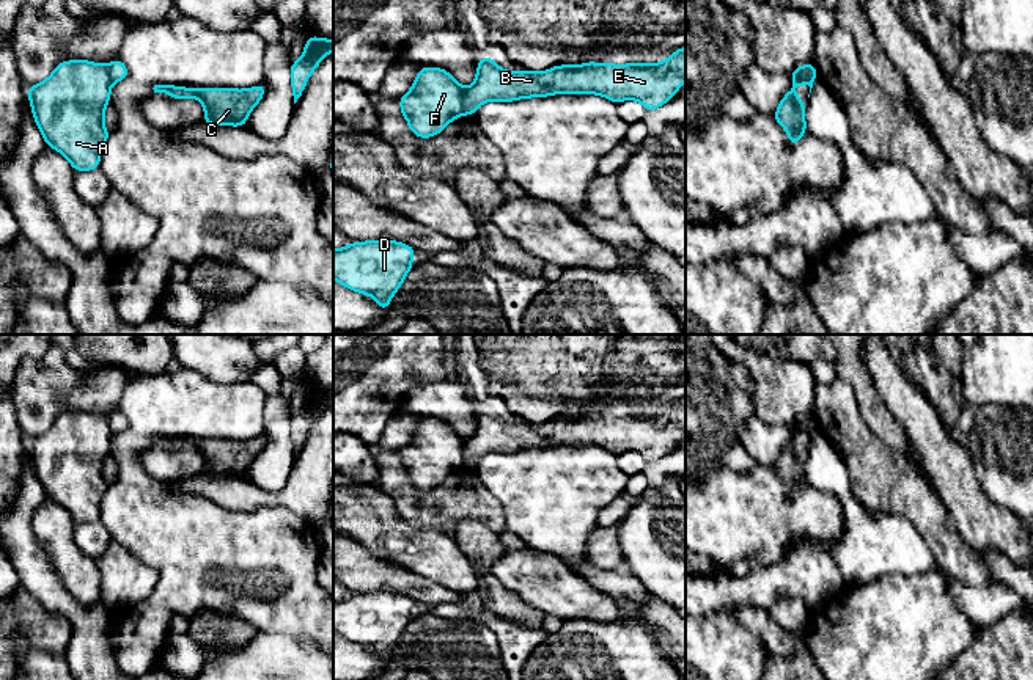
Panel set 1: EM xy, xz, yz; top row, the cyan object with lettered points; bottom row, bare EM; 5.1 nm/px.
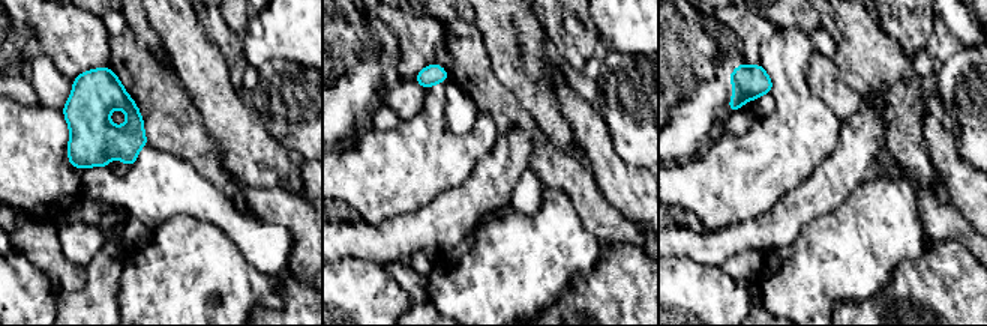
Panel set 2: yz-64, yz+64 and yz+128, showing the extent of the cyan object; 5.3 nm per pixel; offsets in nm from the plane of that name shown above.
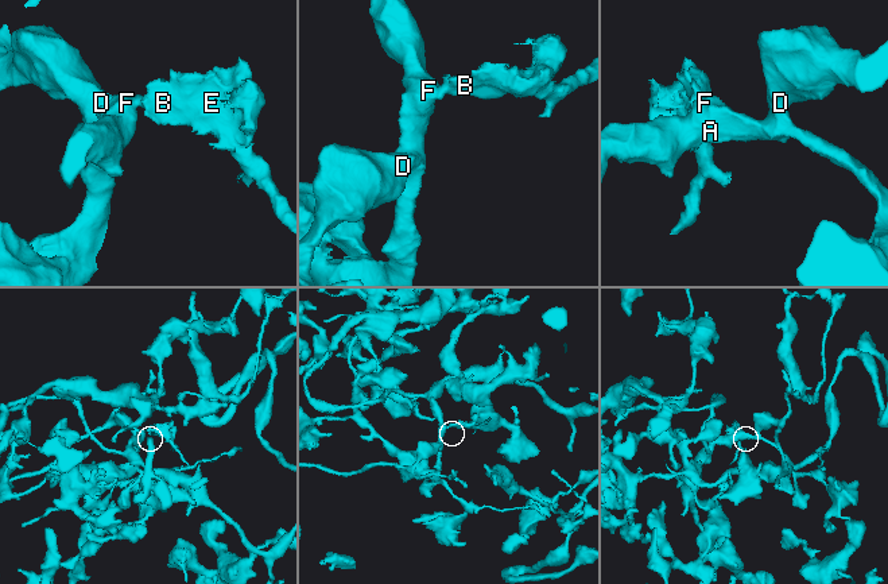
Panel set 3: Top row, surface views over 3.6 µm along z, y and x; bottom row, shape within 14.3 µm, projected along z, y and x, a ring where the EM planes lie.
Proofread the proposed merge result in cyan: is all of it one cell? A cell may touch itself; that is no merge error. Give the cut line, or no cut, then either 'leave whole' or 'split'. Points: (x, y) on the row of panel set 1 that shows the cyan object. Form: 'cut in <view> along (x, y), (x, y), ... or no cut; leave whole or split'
cut in xz along (464, 88), (463, 112); split

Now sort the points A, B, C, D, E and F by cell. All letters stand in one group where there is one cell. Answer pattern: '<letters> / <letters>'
A D F / B C E

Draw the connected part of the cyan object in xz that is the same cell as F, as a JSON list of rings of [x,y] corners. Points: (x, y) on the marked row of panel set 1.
[[[423,66],[412,90],[398,99],[409,129],[420,138],[440,133],[448,122],[464,115],[464,88],[448,71]]]

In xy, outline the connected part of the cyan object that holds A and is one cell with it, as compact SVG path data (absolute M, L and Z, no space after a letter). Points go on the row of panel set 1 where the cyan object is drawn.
M86 60L61 61L49 79L27 86L35 122L46 144L69 160L75 171L97 170L101 151L110 135L104 127L104 110L112 97L108 66Z

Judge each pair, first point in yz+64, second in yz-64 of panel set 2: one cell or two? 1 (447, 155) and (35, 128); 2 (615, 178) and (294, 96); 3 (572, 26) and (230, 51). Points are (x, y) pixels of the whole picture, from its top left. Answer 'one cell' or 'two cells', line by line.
1: one cell
2: two cells
3: one cell

